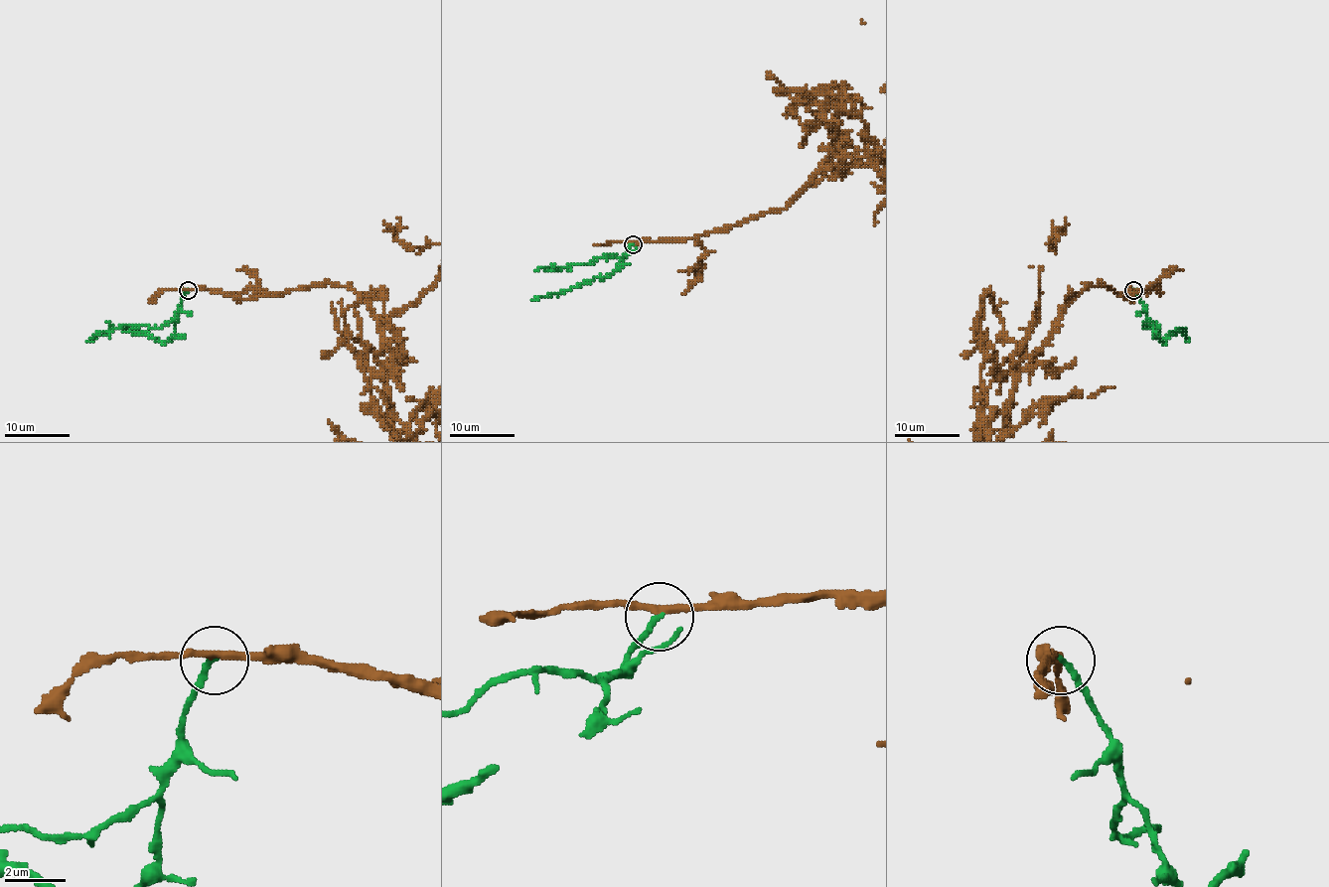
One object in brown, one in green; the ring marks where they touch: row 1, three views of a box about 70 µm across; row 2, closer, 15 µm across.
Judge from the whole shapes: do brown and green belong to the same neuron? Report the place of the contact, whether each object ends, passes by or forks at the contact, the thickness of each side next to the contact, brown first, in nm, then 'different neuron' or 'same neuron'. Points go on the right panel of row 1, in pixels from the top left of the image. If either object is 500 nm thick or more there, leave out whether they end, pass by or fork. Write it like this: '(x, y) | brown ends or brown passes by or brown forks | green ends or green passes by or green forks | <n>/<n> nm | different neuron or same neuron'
(1133, 290) | brown passes by | green ends | 240/180 nm | same neuron

